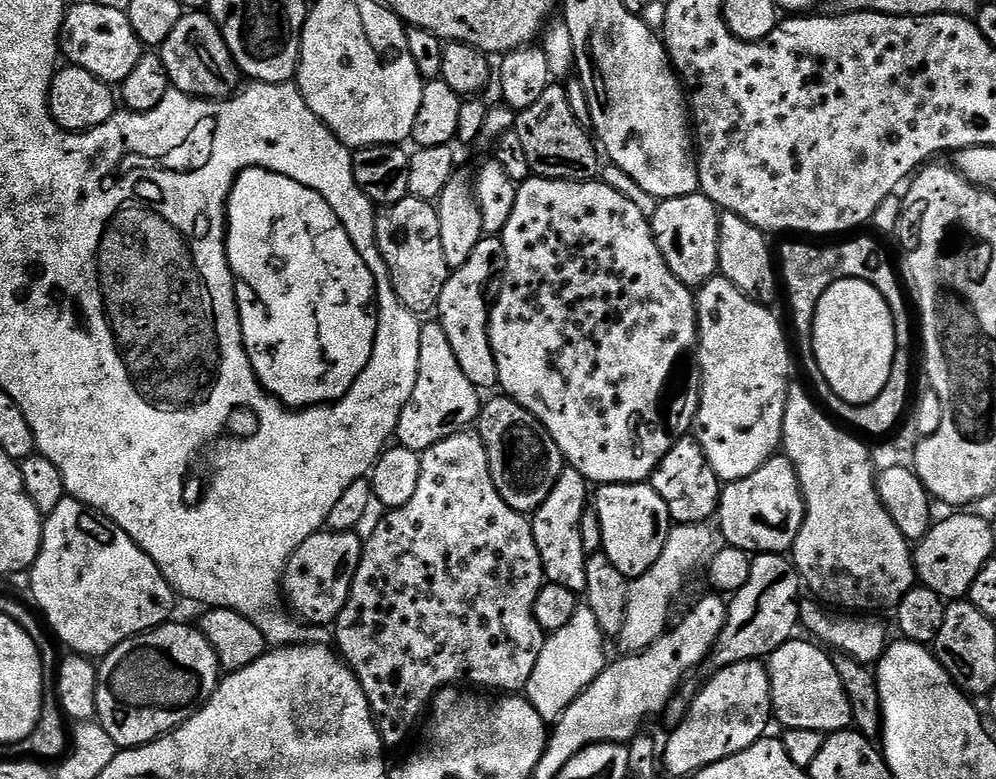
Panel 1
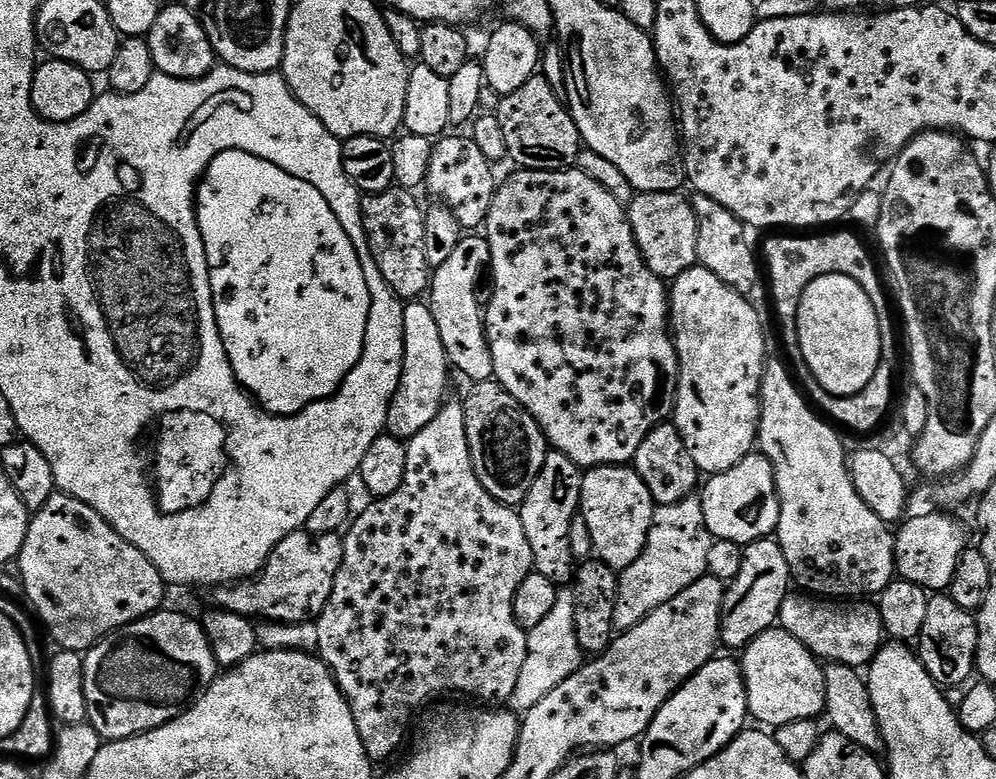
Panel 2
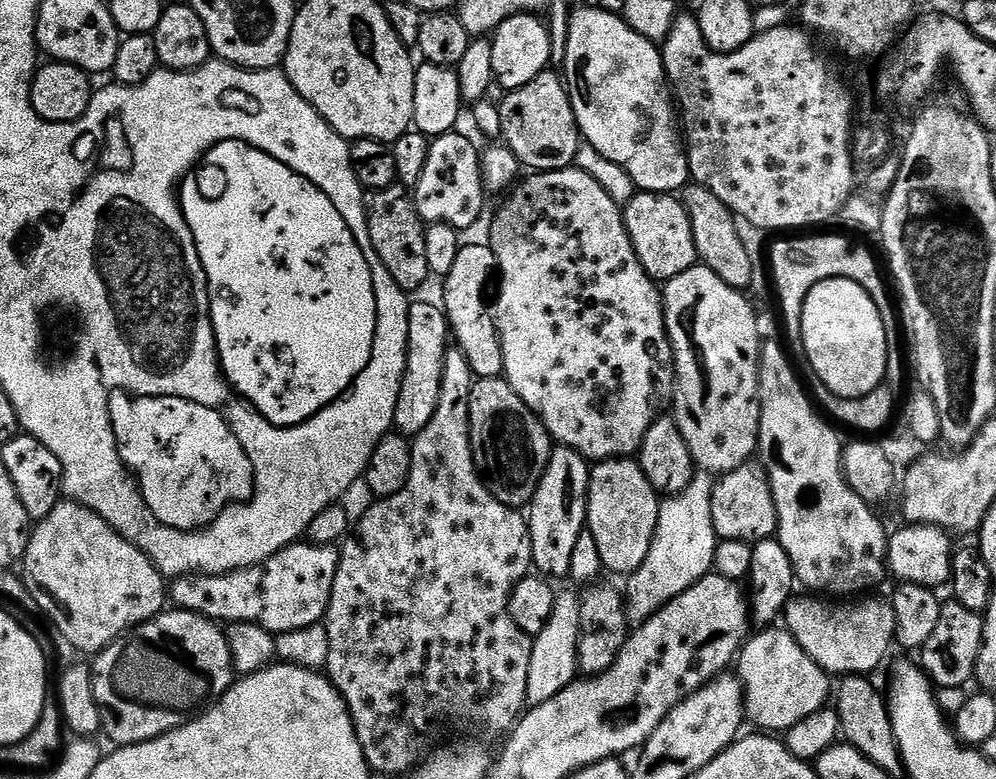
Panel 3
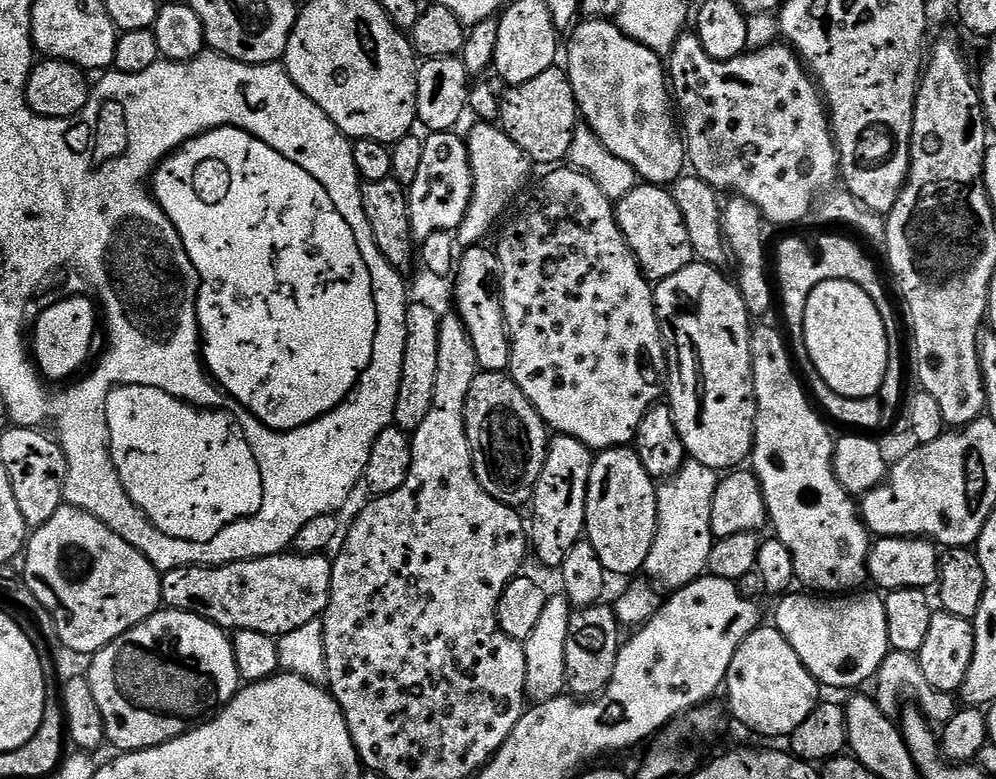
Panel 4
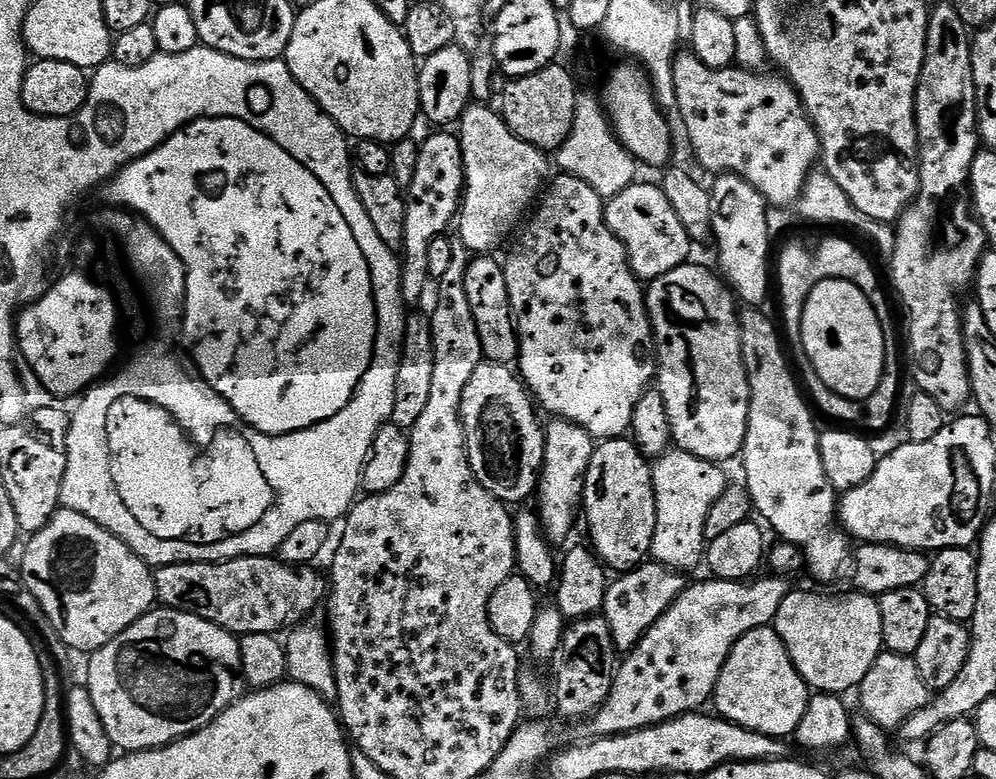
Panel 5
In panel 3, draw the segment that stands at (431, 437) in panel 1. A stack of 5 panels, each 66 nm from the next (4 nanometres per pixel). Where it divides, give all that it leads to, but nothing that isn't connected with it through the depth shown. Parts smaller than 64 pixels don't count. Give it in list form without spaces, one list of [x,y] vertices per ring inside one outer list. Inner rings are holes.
[[[420,300],[409,303],[408,306],[408,361],[404,371],[404,381],[398,394],[396,407],[397,433],[405,437],[414,438],[426,427],[436,407],[438,394],[442,384],[442,366],[444,353],[450,347],[450,329],[448,318],[439,303],[427,304]]]

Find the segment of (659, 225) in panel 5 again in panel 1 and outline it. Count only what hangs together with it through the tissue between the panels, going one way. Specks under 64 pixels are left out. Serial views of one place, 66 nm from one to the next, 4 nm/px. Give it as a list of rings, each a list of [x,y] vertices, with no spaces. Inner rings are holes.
[[[679,196],[657,203],[650,213],[652,237],[666,262],[666,266],[683,284],[699,286],[718,272],[718,209],[707,196]]]

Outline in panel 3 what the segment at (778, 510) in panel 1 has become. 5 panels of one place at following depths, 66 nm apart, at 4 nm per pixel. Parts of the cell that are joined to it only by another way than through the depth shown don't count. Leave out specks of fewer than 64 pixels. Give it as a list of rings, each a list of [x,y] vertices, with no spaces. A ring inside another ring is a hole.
[[[745,466],[723,473],[712,485],[712,517],[720,540],[757,542],[775,537],[778,532],[776,507],[768,477],[759,467]]]

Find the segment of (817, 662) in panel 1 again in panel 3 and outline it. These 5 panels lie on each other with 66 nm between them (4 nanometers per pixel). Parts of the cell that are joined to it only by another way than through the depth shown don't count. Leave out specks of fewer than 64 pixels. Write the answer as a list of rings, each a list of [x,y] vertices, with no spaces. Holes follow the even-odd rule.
[[[768,626],[760,631],[738,652],[738,679],[744,687],[744,710],[747,719],[760,727],[757,729],[768,734],[784,734],[802,722],[802,718],[810,718],[810,714],[829,703],[830,677],[783,627]]]

